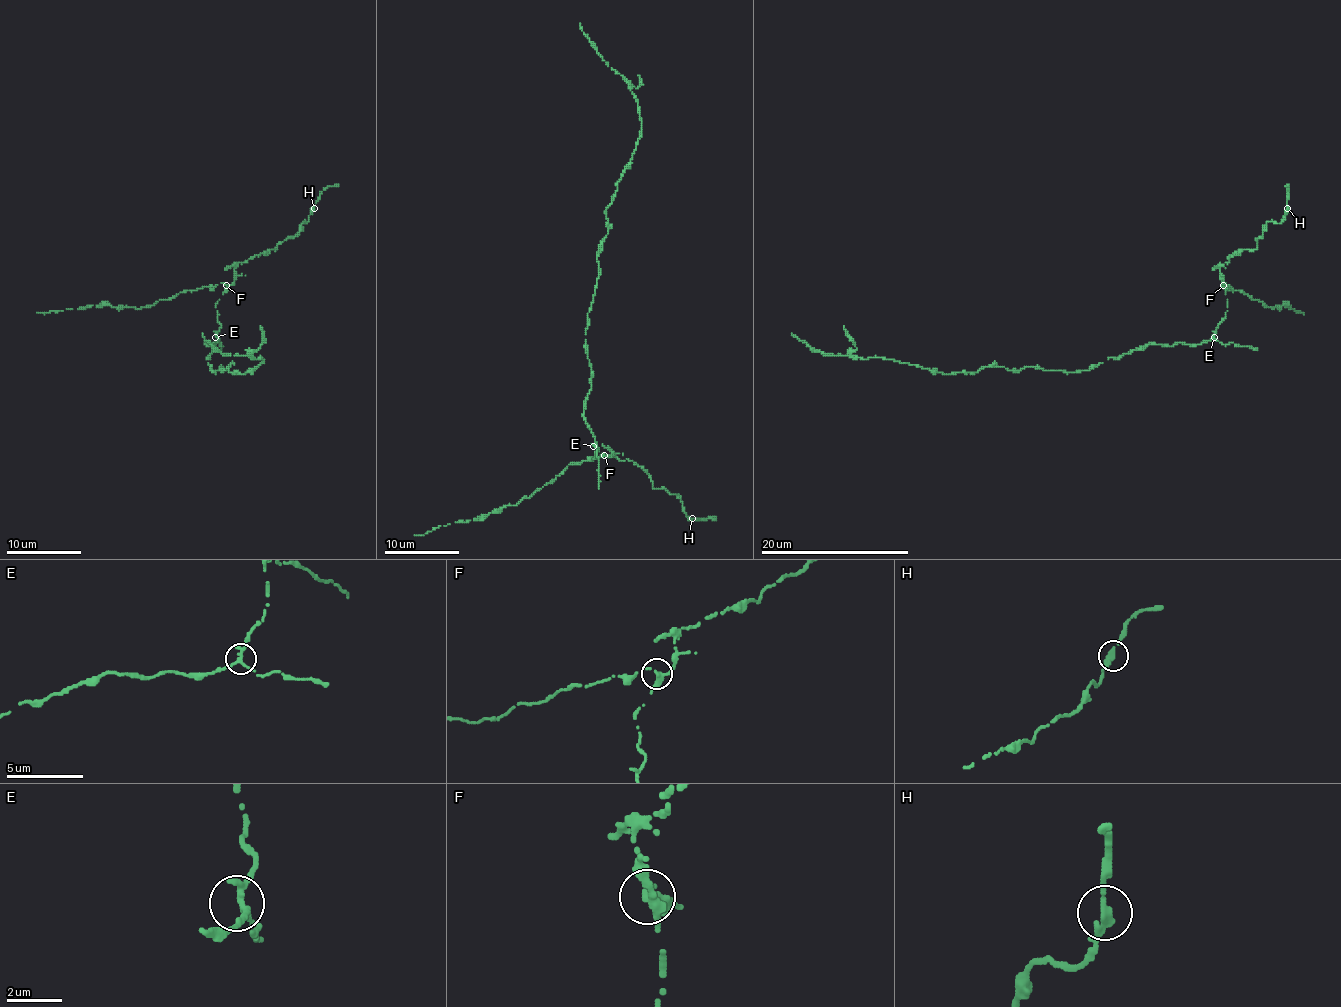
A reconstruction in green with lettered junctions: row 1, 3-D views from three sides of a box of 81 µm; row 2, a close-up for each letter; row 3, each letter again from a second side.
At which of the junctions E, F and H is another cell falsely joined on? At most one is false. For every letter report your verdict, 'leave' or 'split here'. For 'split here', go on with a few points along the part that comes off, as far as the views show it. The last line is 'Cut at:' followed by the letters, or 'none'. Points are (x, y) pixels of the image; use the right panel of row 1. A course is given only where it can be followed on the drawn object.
E: leave
F: split here; course (1223, 285), (1244, 292), (1266, 307), (1289, 305), (1304, 313)
H: leave
Cut at: F

